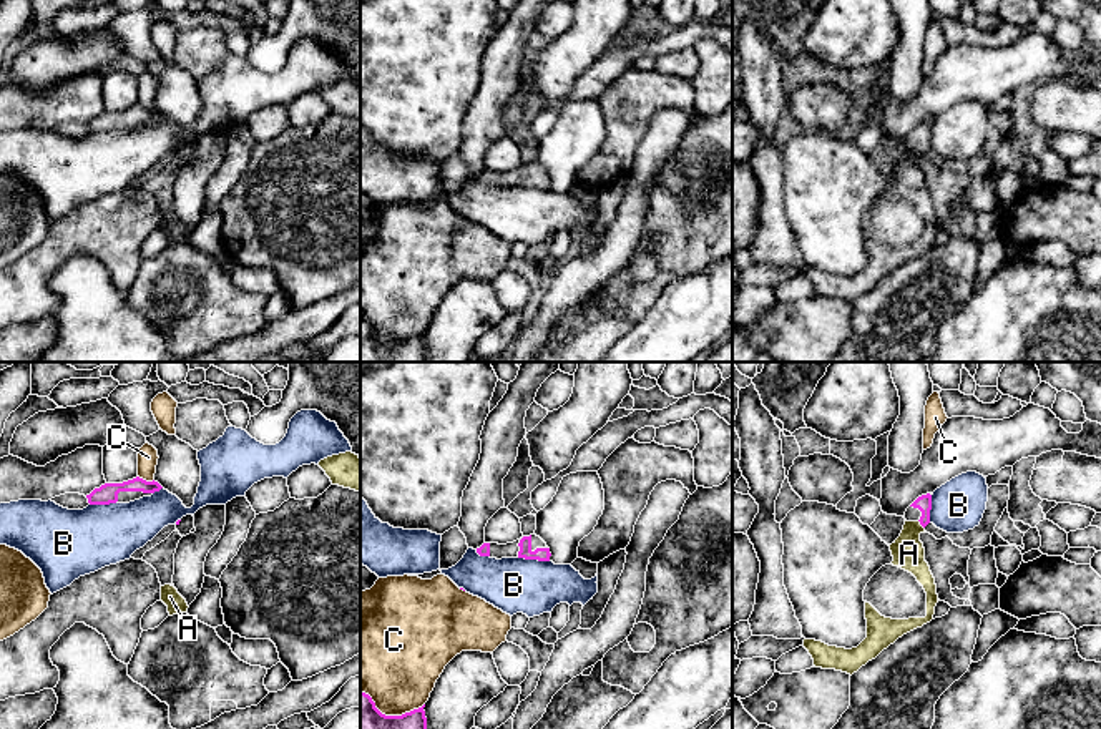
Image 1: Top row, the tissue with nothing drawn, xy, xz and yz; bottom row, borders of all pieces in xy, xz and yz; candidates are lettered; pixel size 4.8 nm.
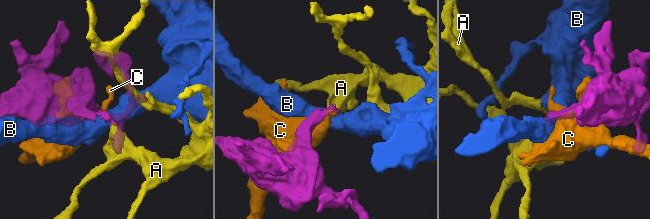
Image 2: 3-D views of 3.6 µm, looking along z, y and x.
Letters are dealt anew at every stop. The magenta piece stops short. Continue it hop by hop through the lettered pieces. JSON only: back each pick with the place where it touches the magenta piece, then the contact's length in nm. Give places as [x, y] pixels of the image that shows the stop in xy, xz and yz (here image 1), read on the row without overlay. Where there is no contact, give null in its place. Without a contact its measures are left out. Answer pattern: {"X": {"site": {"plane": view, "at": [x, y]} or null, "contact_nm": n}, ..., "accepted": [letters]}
{"A": {"site": {"plane": "yz", "at": [920, 151]}, "contact_nm": 50}, "accepted": ["A"]}

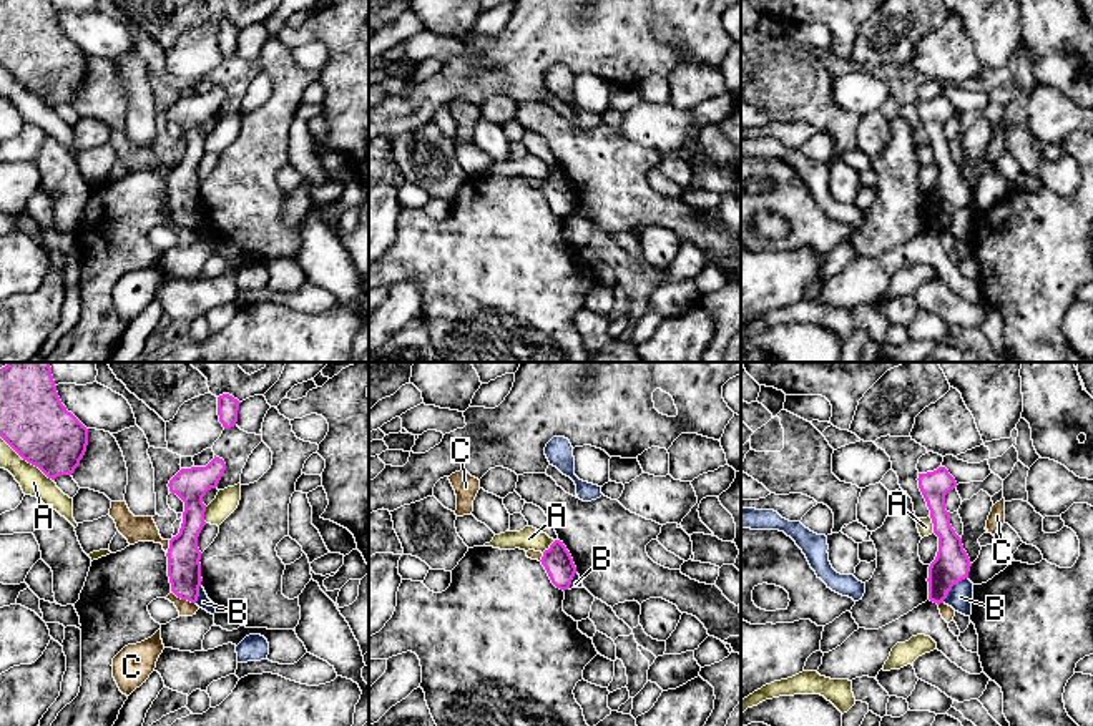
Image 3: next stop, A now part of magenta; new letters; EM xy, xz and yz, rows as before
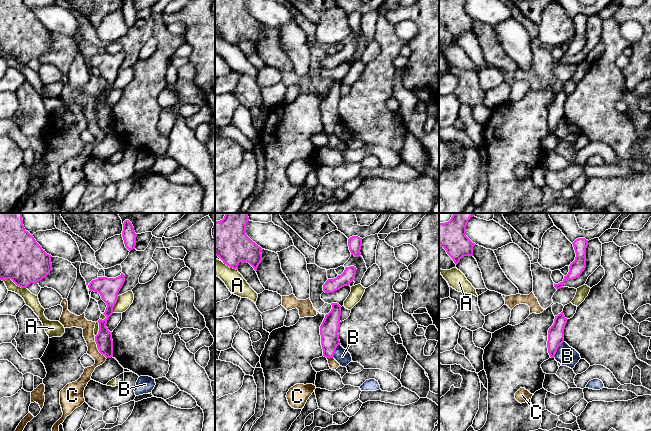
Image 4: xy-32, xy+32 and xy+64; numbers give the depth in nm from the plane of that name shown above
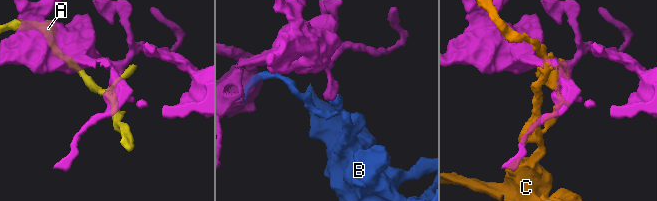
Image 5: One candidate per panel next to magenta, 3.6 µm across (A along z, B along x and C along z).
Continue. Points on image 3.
{"accepted": []}

